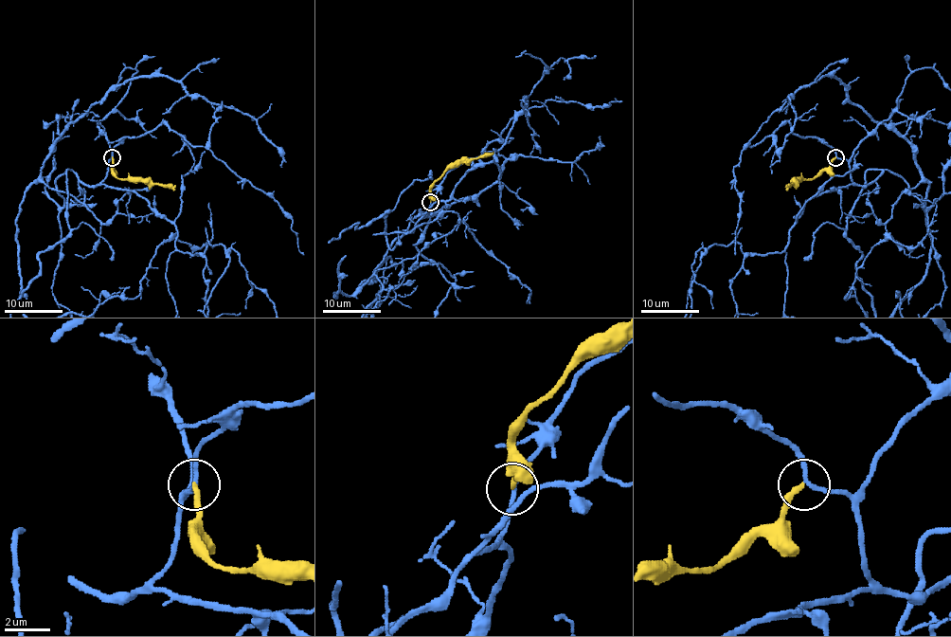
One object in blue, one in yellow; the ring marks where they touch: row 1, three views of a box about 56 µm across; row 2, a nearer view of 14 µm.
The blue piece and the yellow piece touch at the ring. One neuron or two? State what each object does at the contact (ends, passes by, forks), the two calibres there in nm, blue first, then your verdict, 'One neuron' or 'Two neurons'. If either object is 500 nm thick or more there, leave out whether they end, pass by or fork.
At the ring blue passes by. At the ring yellow ends. Thickness 170 nm (blue) against 240 nm. Two neurons

